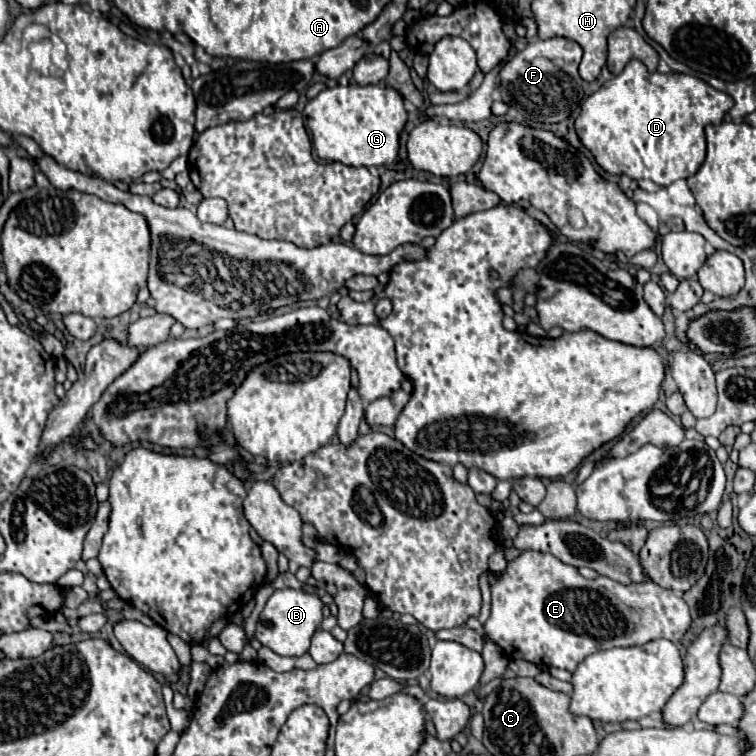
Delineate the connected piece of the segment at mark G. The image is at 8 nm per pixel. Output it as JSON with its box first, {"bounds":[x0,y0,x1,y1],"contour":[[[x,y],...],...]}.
{"bounds":[304,84,408,166],"contour":[[[348,84],[348,86],[334,86],[322,90],[316,98],[312,98],[306,108],[304,108],[304,124],[312,136],[316,154],[324,162],[342,162],[346,166],[388,166],[396,160],[398,156],[398,140],[400,132],[404,130],[408,112],[404,108],[404,100],[398,90],[386,86],[358,86],[358,84]]]}

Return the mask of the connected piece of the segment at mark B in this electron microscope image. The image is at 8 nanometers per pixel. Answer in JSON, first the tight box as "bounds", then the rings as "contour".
{"bounds":[254,590,322,656],"contour":[[[274,590],[274,594],[268,598],[260,622],[256,626],[254,636],[260,640],[262,646],[268,646],[272,652],[280,656],[302,656],[310,648],[310,638],[316,632],[316,628],[322,622],[322,600],[306,590]]]}

